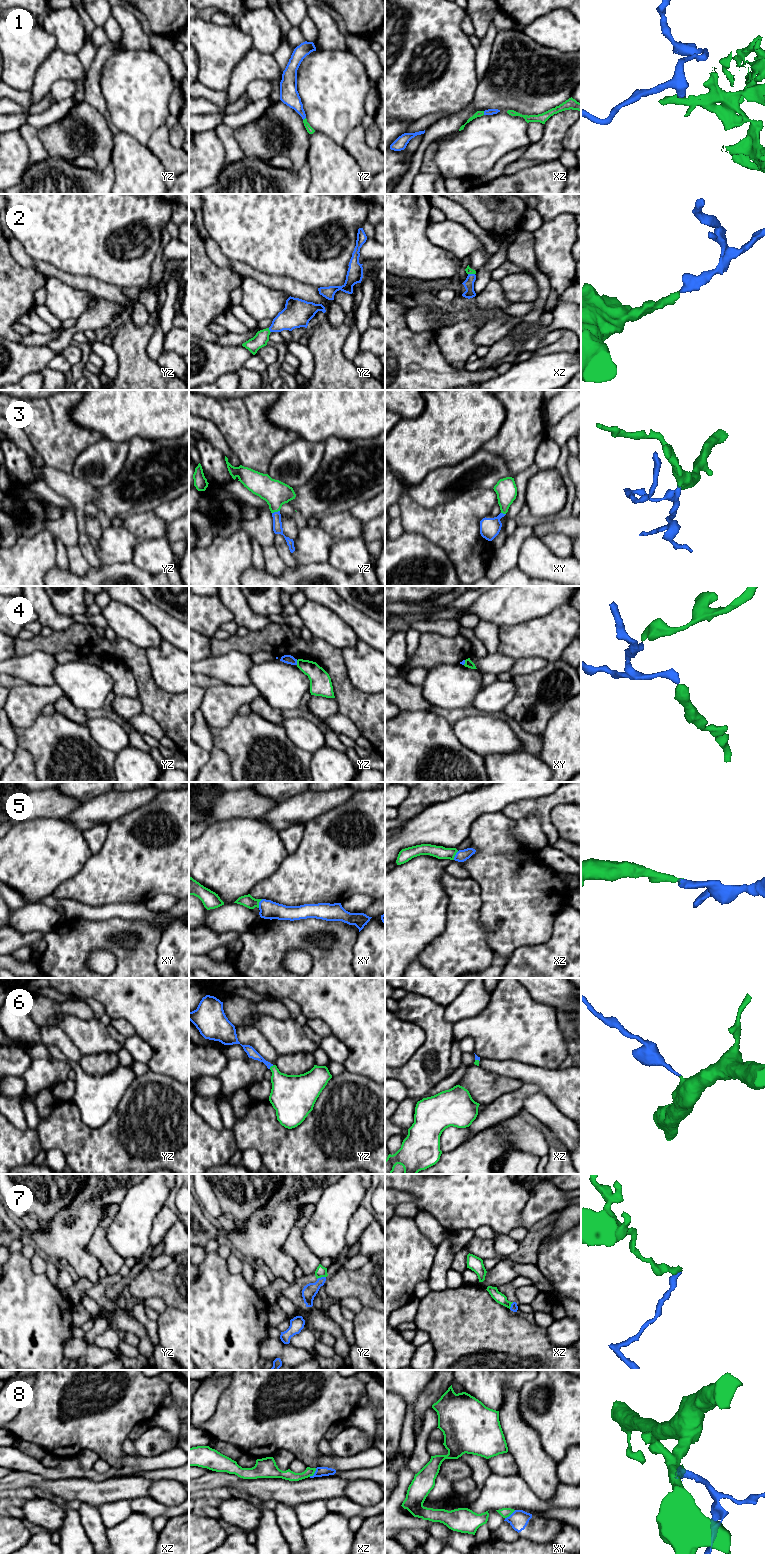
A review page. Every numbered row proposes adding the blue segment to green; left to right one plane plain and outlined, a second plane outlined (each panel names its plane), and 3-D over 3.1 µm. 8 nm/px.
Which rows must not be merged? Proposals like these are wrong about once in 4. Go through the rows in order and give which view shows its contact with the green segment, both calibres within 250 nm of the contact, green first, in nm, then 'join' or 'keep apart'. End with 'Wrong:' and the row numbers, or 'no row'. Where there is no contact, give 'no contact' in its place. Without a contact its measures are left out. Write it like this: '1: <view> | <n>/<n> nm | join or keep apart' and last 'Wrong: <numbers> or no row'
1: xz | 50/50 nm | join
2: yz | 120/200 nm | join
3: yz | 200/80 nm | join
4: yz | 180/70 nm | keep apart
5: xy | 100/140 nm | join
6: yz | 280/80 nm | join
7: yz | 90/120 nm | keep apart
8: xz | 80/80 nm | keep apart
Wrong: 4, 7, 8

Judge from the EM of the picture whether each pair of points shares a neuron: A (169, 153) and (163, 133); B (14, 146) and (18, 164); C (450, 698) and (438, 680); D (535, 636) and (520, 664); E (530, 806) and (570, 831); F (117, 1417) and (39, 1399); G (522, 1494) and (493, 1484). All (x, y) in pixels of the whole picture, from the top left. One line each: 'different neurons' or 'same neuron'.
A: same neuron
B: same neuron
C: same neuron
D: different neurons
E: different neurons
F: same neuron
G: same neuron

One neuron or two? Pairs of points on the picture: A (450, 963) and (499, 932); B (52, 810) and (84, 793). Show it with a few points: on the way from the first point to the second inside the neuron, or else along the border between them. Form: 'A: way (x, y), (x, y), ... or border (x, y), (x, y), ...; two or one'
A: border (479, 917), (494, 953); two
B: border (60, 792), (74, 797), (80, 803), (64, 817); two

